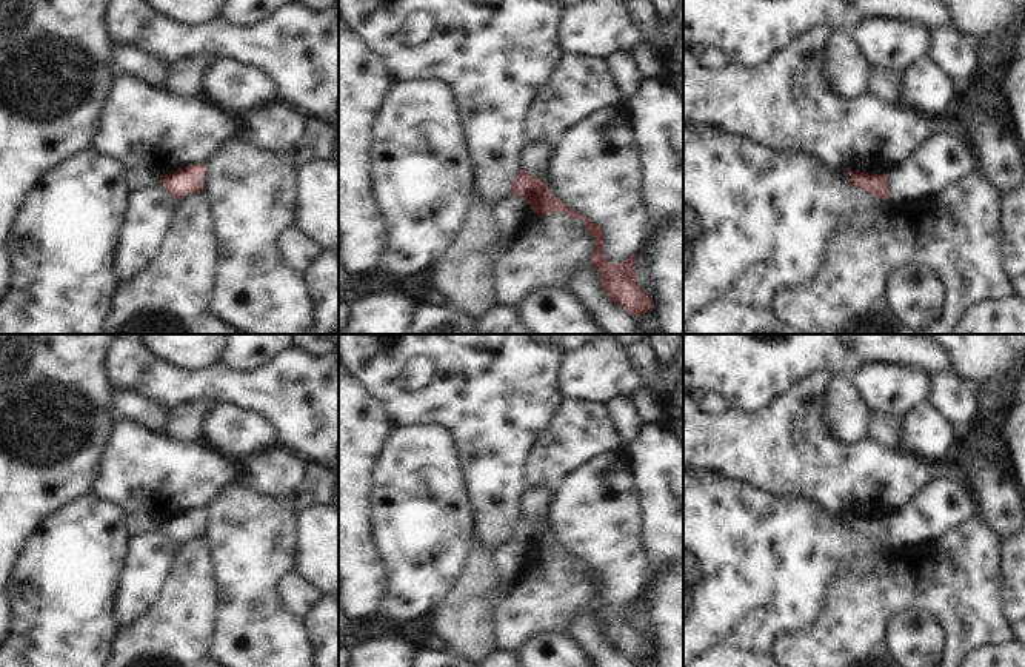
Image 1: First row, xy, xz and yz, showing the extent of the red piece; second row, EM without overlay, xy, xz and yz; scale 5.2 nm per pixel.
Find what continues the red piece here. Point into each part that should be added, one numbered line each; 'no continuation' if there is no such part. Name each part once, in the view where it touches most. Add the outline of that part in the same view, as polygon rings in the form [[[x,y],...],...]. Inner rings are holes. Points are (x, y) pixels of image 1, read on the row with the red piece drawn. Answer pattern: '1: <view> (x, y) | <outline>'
no continuation

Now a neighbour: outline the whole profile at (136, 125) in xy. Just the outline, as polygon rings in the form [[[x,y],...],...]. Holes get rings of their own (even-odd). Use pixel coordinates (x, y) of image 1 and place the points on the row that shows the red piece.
[[[128,74],[112,75],[102,100],[89,148],[117,160],[125,171],[139,165],[160,177],[189,165],[202,165],[237,128],[222,109],[203,97],[180,99],[154,91]]]

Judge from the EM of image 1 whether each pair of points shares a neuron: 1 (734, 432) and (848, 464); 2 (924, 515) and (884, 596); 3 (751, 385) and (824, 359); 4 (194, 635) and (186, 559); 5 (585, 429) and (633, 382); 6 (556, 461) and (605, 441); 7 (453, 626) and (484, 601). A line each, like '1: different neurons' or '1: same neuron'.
1: same neuron
2: different neurons
3: same neuron
4: same neuron
5: different neurons
6: same neuron
7: same neuron

